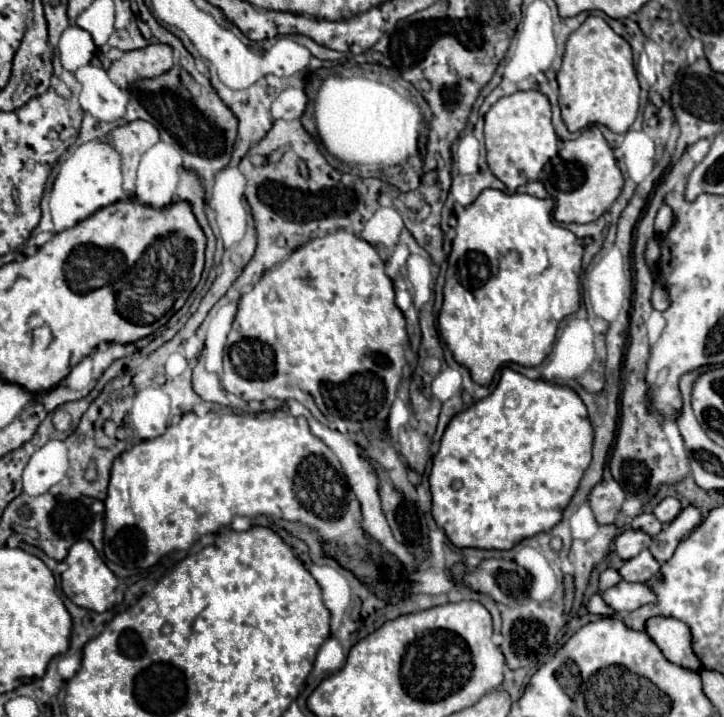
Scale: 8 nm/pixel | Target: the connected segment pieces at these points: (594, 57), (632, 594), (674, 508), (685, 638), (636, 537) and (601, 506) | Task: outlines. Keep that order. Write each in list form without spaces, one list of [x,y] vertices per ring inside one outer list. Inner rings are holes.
[[[589,16],[569,36],[557,82],[561,118],[569,132],[577,132],[591,124],[607,126],[611,132],[627,132],[637,118],[639,80],[633,66],[631,46],[599,16]]]
[[[619,582],[615,588],[609,588],[603,592],[603,600],[615,610],[615,612],[631,612],[645,604],[653,604],[657,600],[655,592],[643,584],[643,582]]]
[[[663,498],[663,500],[653,508],[653,514],[655,514],[661,522],[671,522],[679,512],[681,512],[681,502],[679,502],[677,498]]]
[[[655,616],[649,618],[647,622],[649,622],[645,626],[647,636],[659,646],[659,650],[669,662],[691,670],[701,668],[701,660],[693,650],[691,630],[685,622],[667,616]]]
[[[625,530],[615,538],[615,552],[623,558],[623,560],[631,560],[633,556],[637,556],[641,550],[649,548],[651,544],[651,536],[643,530]]]
[[[605,470],[603,480],[591,490],[591,496],[589,496],[591,510],[597,518],[597,522],[599,524],[615,524],[615,520],[621,512],[623,500],[625,500],[623,486],[611,476],[609,470]]]

